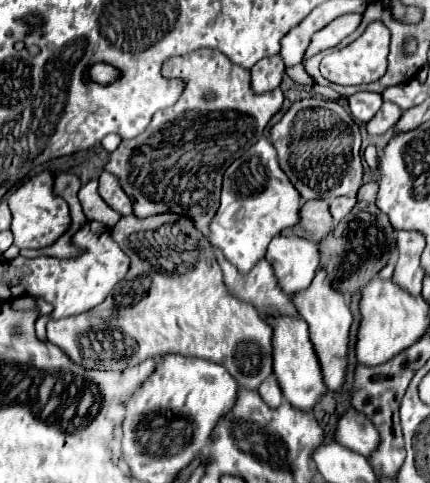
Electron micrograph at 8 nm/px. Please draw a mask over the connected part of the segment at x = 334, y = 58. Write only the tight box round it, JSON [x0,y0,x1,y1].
[321,21,389,85]

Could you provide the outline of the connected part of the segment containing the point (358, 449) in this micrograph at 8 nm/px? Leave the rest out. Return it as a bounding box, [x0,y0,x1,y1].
[335,409,379,457]

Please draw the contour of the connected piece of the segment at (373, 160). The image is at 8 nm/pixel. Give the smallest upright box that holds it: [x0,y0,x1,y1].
[364,145,380,180]

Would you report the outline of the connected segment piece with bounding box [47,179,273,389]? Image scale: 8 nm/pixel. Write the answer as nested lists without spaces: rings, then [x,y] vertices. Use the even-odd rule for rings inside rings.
[[[93,179],[79,191],[79,201],[83,205],[85,217],[89,221],[101,221],[107,227],[113,227],[113,239],[127,251],[131,257],[131,269],[123,281],[119,281],[109,297],[97,305],[93,311],[85,313],[93,317],[93,321],[81,319],[81,315],[51,319],[47,323],[47,339],[57,345],[73,363],[85,369],[101,369],[101,371],[123,371],[131,365],[139,365],[147,357],[163,357],[169,353],[191,355],[199,359],[209,359],[227,367],[233,379],[245,389],[257,389],[271,373],[273,373],[273,329],[259,317],[257,309],[251,303],[235,299],[225,283],[223,273],[213,253],[207,237],[195,227],[195,223],[177,213],[159,213],[145,219],[135,215],[121,217],[113,211],[97,191],[99,181]]]

